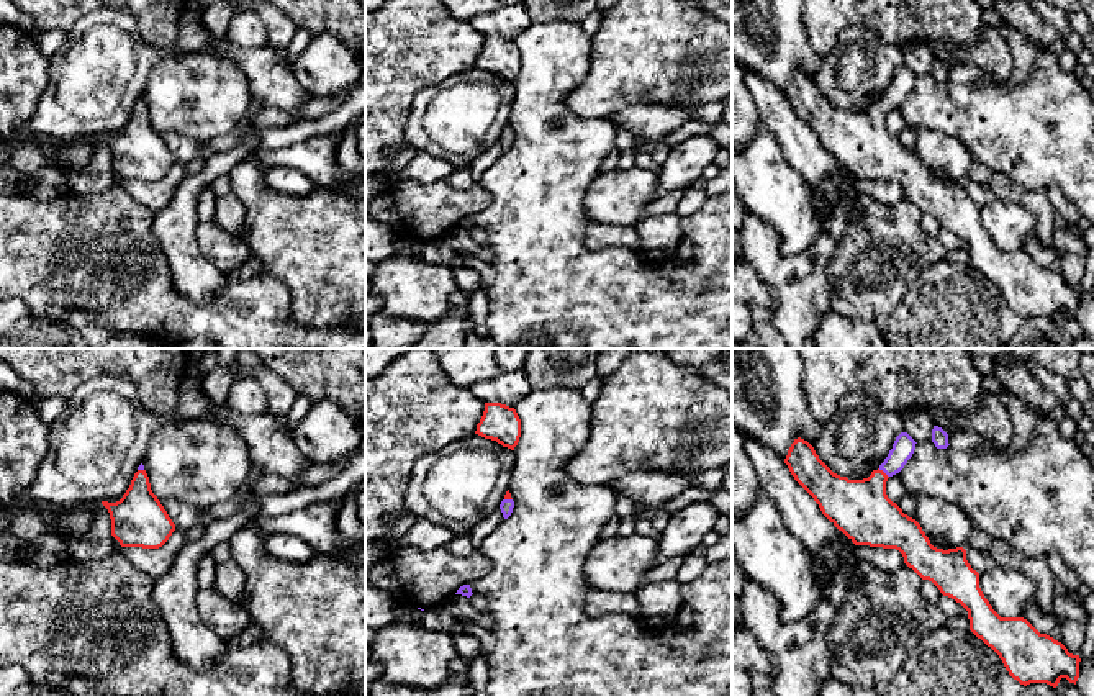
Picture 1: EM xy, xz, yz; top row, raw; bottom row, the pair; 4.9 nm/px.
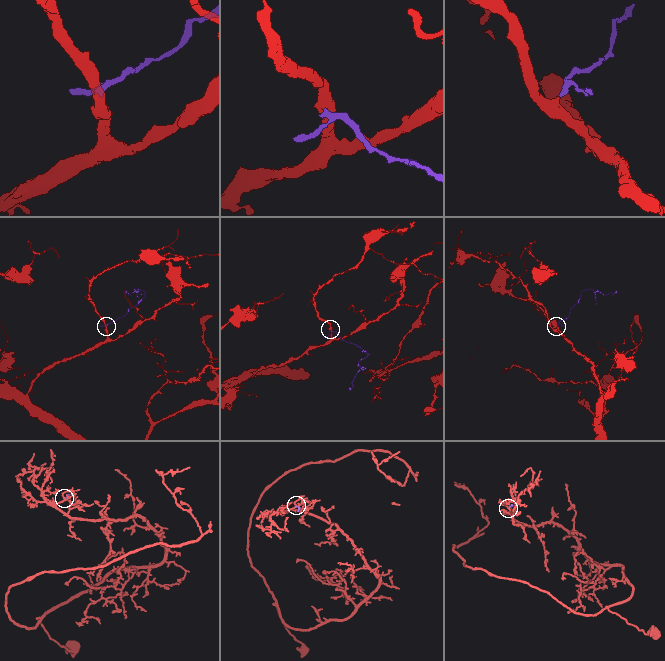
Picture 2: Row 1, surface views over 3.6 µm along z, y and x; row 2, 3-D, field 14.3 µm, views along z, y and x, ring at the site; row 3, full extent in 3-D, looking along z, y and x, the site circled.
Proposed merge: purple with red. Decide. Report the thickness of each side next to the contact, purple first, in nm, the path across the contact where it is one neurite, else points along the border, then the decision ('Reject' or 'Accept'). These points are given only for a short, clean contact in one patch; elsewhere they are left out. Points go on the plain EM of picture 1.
Thickness 110 nm (purple) against 280 nm. Path across: yz (904, 79), (883, 103), (860, 141). Accept

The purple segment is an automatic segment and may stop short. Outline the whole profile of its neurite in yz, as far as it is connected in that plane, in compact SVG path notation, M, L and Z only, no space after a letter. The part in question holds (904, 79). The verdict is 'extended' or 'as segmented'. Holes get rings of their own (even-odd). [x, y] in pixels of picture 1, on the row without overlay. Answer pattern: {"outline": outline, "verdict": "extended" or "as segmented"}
{"outline": "M901 66L879 102L863 113L834 106L801 70L791 77L784 97L822 147L855 179L899 183L904 197L922 213L960 236L968 244L970 264L999 288L1014 313L1024 319L1047 316L1056 321L1061 311L1076 318L1079 288L1040 267L1024 251L1001 251L984 231L979 206L968 197L966 183L934 180L920 157L888 131L888 111L904 102L915 77Z", "verdict": "extended"}

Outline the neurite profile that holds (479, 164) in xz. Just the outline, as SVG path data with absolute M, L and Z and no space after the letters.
M496 141L490 149L481 151L477 157L473 157L468 164L473 179L478 182L480 177L486 172L486 169L493 165L495 160L503 154L503 146L500 141Z

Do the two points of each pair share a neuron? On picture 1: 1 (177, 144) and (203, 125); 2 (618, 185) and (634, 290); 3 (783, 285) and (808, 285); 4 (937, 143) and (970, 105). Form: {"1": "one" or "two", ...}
{"1": "two", "2": "two", "3": "one", "4": "two"}

